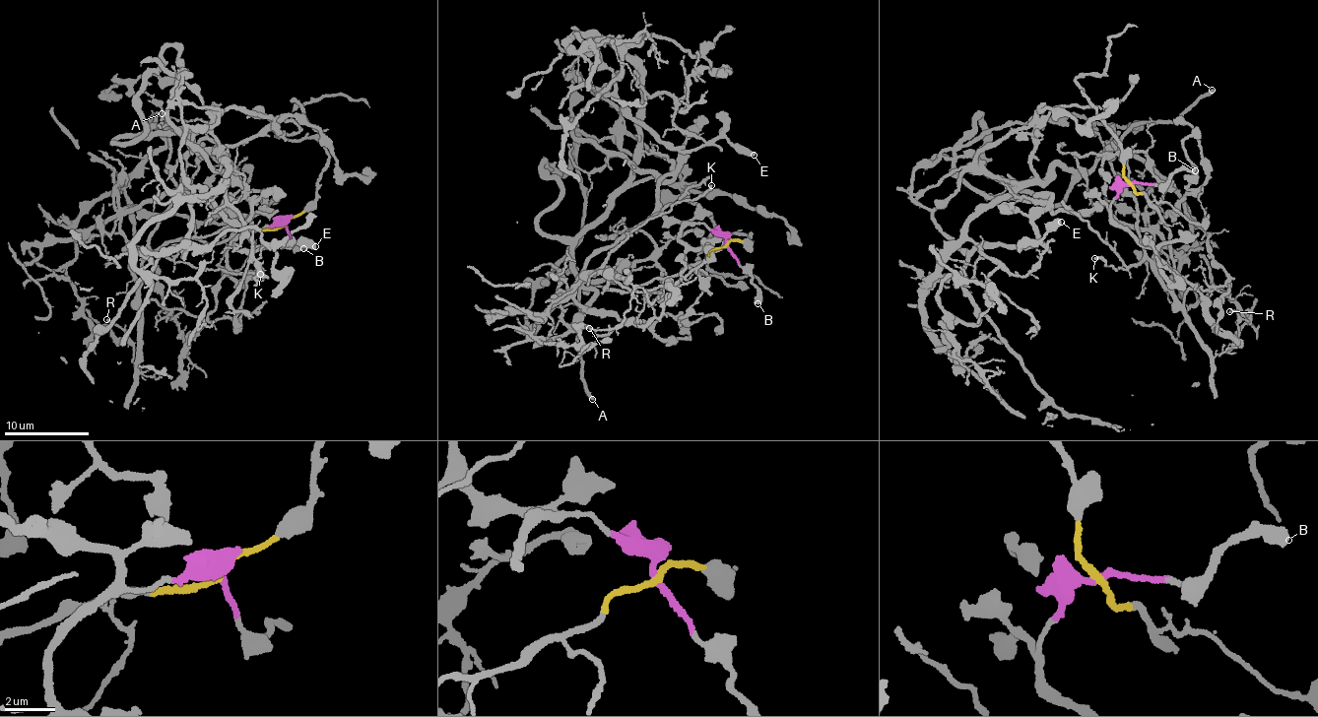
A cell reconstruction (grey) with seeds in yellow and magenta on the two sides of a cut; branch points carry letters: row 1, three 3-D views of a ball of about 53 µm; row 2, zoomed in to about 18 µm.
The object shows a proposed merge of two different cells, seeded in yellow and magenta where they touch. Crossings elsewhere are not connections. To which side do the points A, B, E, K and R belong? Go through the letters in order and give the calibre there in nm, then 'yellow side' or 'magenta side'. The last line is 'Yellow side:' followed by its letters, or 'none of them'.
A: calibre 320 nm; magenta side
B: calibre 600 nm; magenta side
E: calibre 500 nm; magenta side
K: calibre 190 nm; yellow side
R: calibre 180 nm; yellow side
Yellow side: K, R

